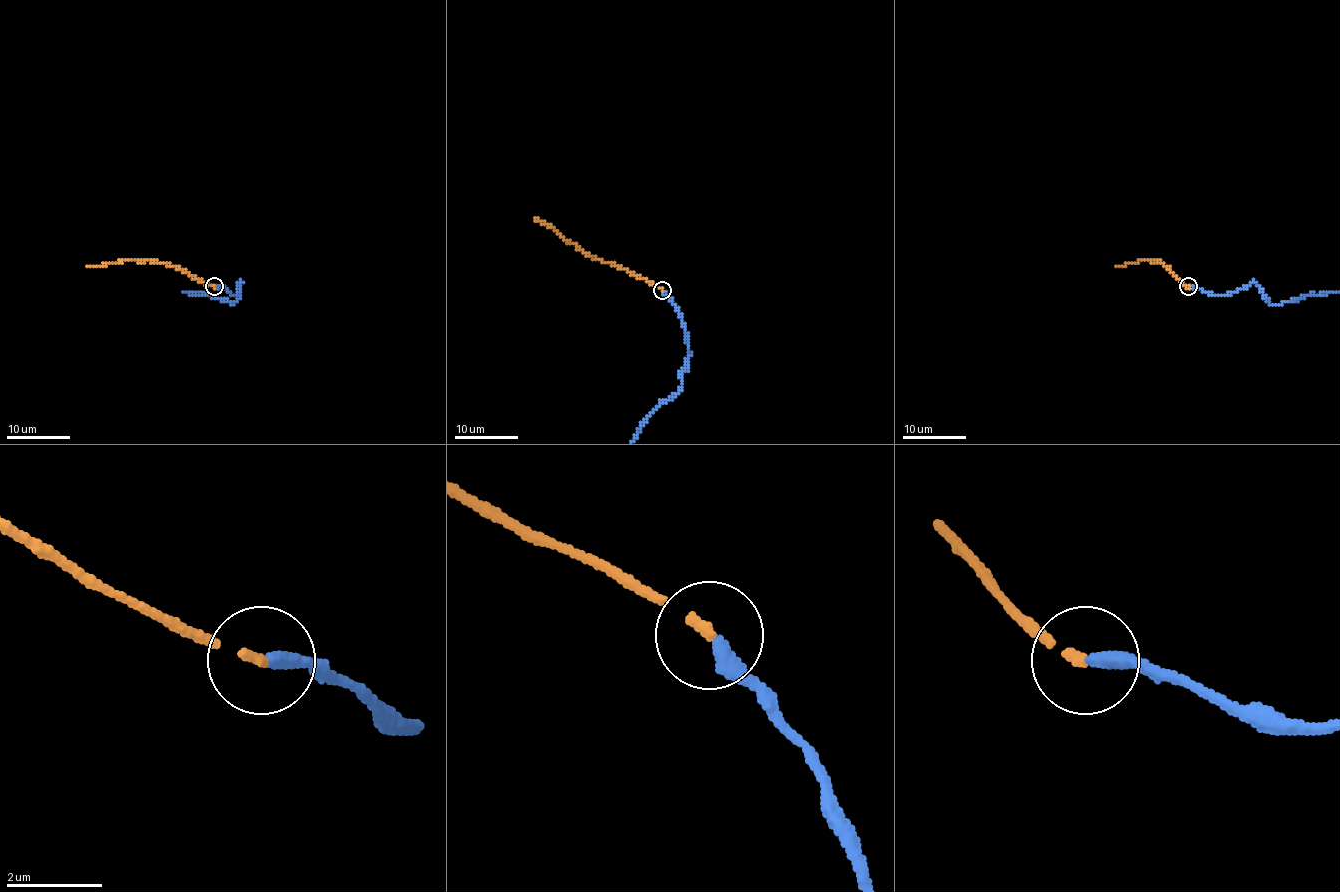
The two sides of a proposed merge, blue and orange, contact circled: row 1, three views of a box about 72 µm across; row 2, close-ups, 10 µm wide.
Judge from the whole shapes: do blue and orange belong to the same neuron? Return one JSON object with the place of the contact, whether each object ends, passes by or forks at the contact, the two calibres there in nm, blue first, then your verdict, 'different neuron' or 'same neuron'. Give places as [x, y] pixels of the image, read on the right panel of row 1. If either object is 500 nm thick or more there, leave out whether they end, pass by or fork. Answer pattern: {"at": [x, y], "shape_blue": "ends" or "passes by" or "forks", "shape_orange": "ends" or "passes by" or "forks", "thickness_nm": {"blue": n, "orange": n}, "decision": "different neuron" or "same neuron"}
{"at": [1188, 286], "shape_blue": "ends", "shape_orange": "ends", "thickness_nm": {"blue": 340, "orange": 190}, "decision": "different neuron"}

